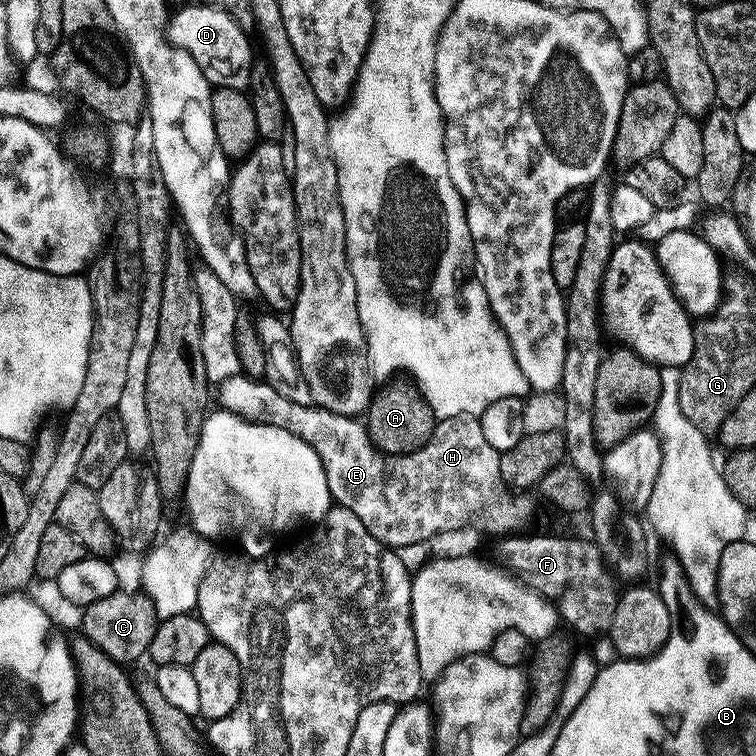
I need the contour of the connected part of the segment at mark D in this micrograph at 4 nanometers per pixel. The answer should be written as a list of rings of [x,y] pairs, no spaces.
[[[207,3],[192,4],[189,8],[180,8],[172,16],[172,33],[170,39],[177,48],[182,48],[194,58],[194,62],[200,64],[204,76],[209,85],[217,88],[239,88],[247,89],[254,79],[254,67],[252,68],[252,44],[249,33],[242,31],[235,22],[226,14],[217,8],[209,8]]]

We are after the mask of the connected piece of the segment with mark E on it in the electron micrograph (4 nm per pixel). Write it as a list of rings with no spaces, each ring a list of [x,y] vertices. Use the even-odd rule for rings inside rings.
[[[246,375],[231,376],[219,381],[220,404],[225,412],[241,416],[255,424],[278,426],[278,430],[290,430],[302,442],[306,442],[318,454],[322,462],[322,470],[326,470],[326,482],[333,501],[339,507],[358,514],[362,526],[378,526],[371,528],[370,534],[378,538],[384,545],[401,550],[407,544],[420,544],[439,532],[455,533],[456,529],[456,492],[442,492],[442,490],[414,490],[414,502],[408,500],[408,516],[388,516],[390,508],[384,508],[384,500],[378,486],[384,486],[378,476],[378,462],[372,440],[368,436],[367,427],[359,419],[349,416],[338,416],[325,408],[318,408],[315,404],[299,404],[290,402],[290,398],[282,398],[274,386],[264,383],[263,380],[252,380]],[[416,510],[416,512],[414,512]],[[412,512],[412,514],[410,514]],[[384,526],[392,528],[384,528]]]

